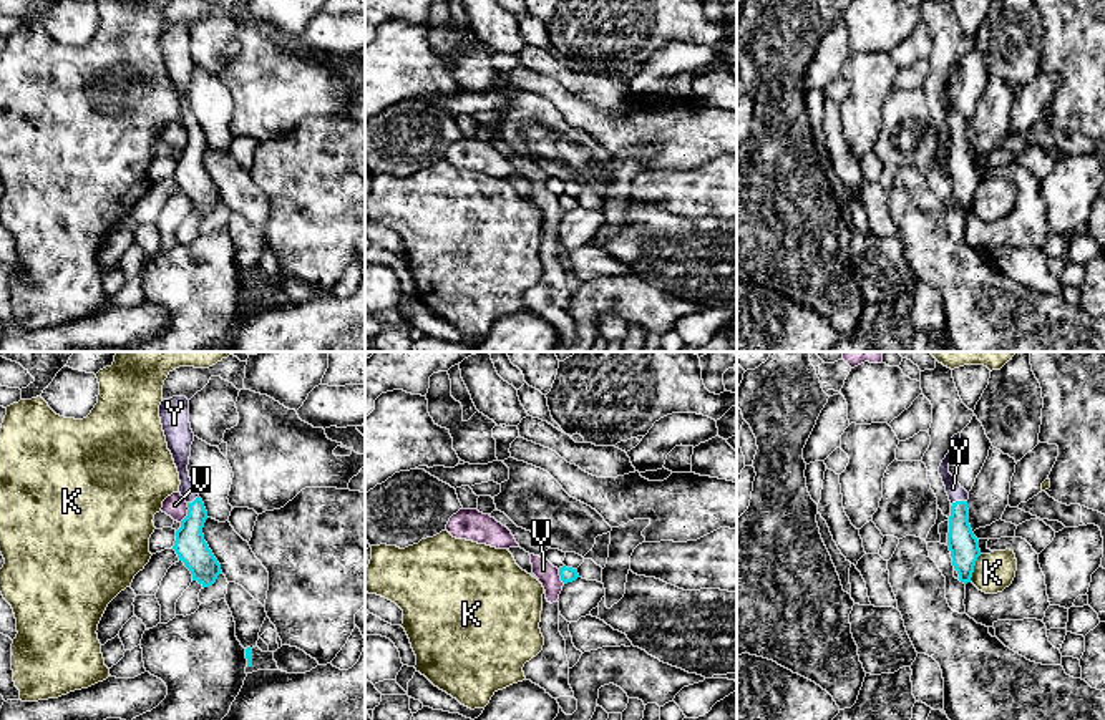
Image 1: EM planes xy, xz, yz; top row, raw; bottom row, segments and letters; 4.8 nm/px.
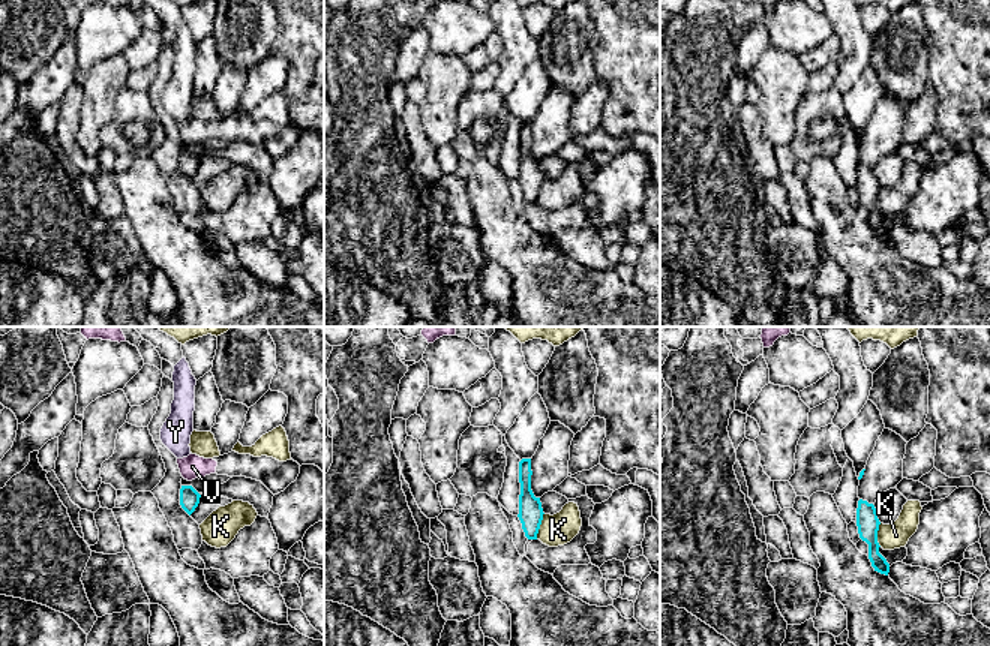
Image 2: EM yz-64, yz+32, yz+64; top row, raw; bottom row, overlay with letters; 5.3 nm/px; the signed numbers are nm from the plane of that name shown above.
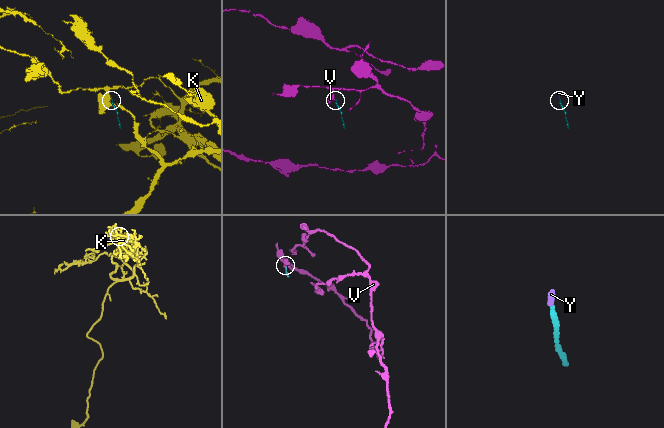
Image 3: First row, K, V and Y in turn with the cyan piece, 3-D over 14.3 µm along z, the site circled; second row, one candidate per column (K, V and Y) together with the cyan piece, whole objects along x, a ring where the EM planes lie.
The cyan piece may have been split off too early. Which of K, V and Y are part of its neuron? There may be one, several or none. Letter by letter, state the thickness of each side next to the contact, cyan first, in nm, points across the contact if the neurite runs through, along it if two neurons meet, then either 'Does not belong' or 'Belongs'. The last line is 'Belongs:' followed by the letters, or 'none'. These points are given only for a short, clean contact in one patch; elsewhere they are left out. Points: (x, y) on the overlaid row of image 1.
K: Thickness 140 nm (cyan) against 190 nm. Boundary: yz (981, 554), (969, 581). Does not belong
V: Thickness 150 nm (cyan) against 110 nm. Boundary: xy (188, 503), (188, 513), (180, 521). Does not belong
Y: Thickness 140 nm (cyan) against 80 nm. Path across: yz (964, 549), (959, 538), (958, 501), (953, 488). Belongs
Belongs: Y

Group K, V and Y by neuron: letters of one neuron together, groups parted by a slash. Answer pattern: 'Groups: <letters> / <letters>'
Groups: K / V / Y

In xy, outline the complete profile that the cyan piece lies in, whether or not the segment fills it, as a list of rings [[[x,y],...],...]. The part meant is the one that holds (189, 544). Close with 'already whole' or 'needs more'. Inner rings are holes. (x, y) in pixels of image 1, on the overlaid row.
[[[186,396],[163,400],[159,405],[159,418],[168,450],[179,473],[179,493],[189,508],[187,516],[181,521],[181,528],[176,531],[173,549],[179,561],[191,571],[192,581],[197,581],[202,587],[209,587],[222,571],[204,541],[202,528],[207,519],[207,511],[187,471],[191,445],[194,441],[189,423],[189,400]]]; needs more

